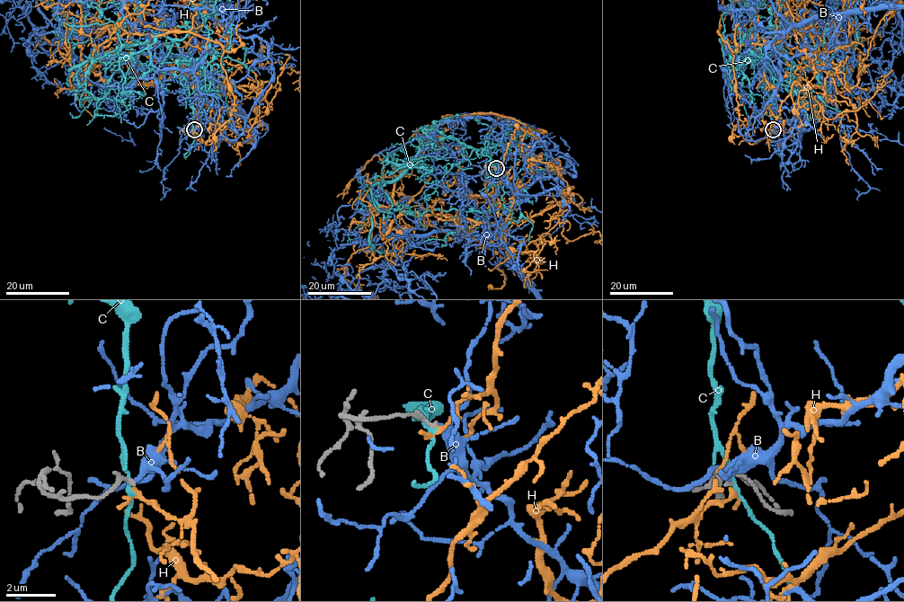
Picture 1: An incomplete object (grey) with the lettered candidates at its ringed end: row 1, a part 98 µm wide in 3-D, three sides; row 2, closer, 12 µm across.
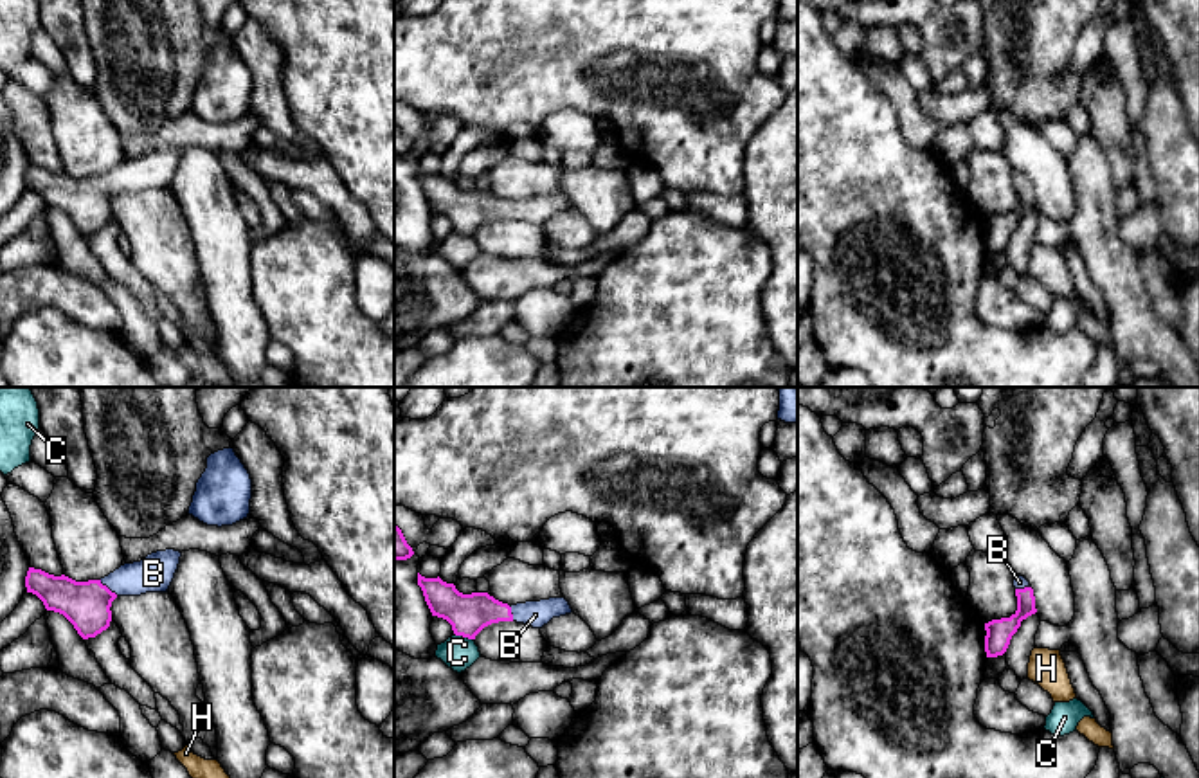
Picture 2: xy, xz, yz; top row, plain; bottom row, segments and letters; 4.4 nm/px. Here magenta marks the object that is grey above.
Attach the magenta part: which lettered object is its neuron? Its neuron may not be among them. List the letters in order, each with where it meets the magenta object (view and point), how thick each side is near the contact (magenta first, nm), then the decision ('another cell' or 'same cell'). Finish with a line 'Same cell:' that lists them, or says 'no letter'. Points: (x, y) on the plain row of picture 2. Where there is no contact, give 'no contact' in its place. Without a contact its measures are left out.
B: xy (107, 184) | 200/160 nm | same cell
C: xz (463, 233) | 180/150 nm | another cell
H: no contact | another cell
Same cell: B

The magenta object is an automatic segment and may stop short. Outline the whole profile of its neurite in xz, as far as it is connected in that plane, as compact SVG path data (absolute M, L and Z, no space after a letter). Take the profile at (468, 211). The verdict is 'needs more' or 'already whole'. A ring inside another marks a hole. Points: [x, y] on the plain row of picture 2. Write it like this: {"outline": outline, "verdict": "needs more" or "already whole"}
{"outline": "M419 169L418 182L423 187L432 213L446 216L455 232L468 236L475 236L475 232L491 220L517 218L533 225L542 225L553 214L572 209L565 194L508 202L488 189L463 191L454 180L446 180L439 173L425 175Z", "verdict": "needs more"}

